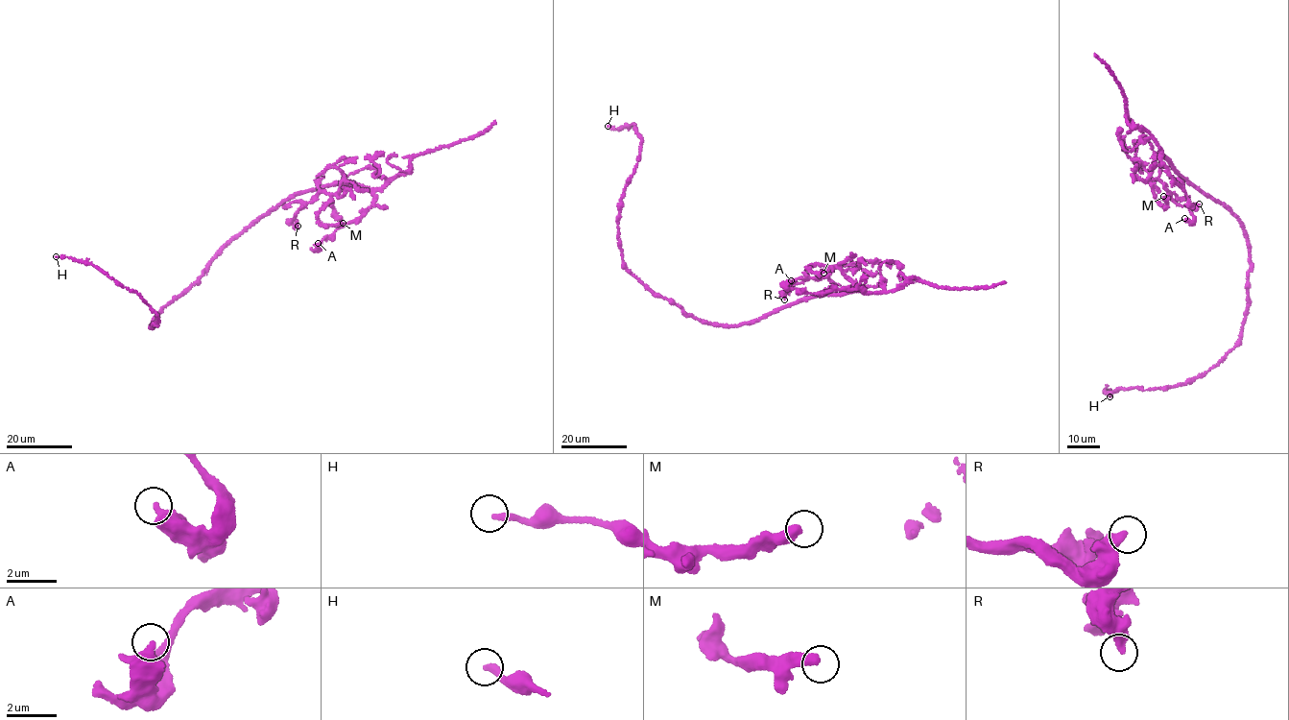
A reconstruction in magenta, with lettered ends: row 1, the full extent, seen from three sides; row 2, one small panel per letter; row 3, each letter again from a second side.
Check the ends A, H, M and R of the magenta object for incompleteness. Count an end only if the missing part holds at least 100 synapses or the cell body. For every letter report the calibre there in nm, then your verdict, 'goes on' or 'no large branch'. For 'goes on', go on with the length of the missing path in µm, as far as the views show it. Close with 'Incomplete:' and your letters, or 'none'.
A: calibre 550 nm; no large branch
H: calibre 260 nm; no large branch
M: calibre 400 nm; no large branch
R: calibre 400 nm; no large branch
Incomplete: none

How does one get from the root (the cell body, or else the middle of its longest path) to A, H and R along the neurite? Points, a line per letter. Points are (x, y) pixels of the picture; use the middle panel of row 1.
A: (708, 324), (736, 324), (828, 292), (858, 288), (863, 292), (857, 288), (801, 293), (785, 286), (791, 280)
H: (708, 324), (659, 297), (626, 268), (617, 227), (642, 138), (633, 125), (618, 130), (608, 126)
R: (708, 324), (744, 323), (857, 287), (834, 267), (823, 277), (794, 280), (784, 300)

